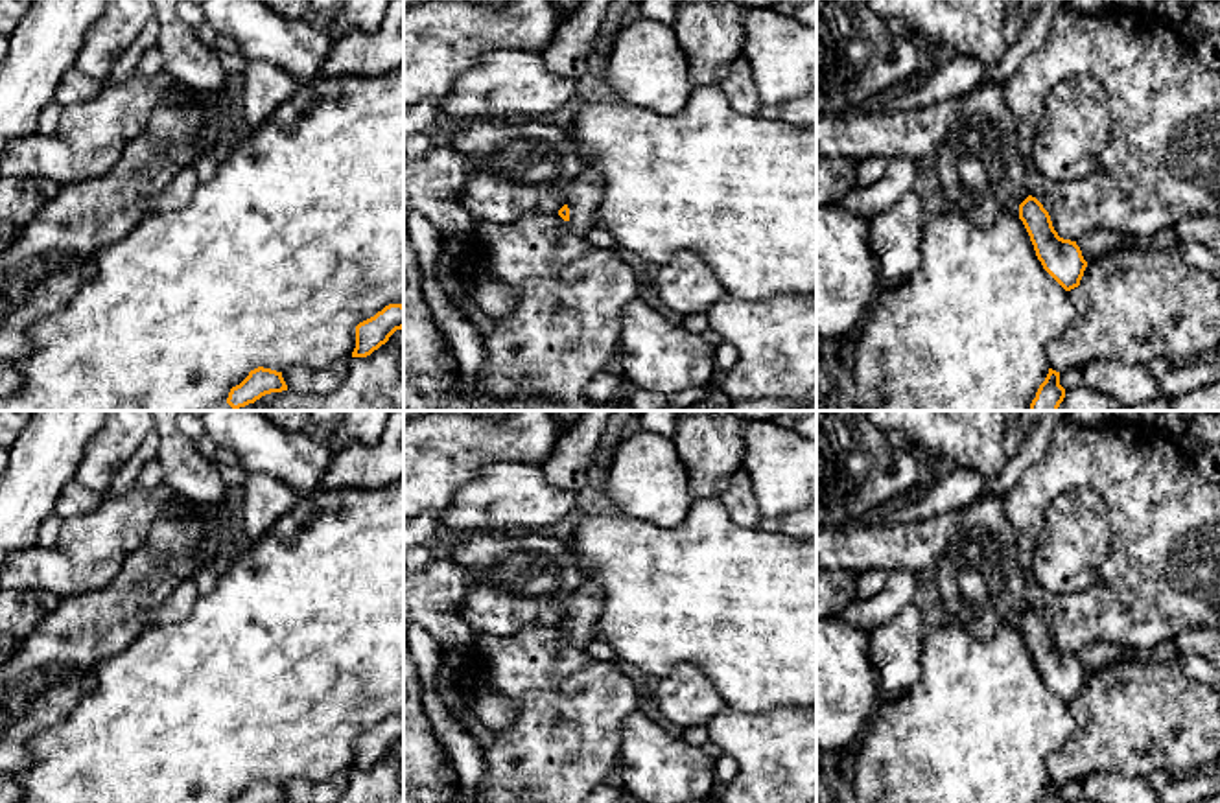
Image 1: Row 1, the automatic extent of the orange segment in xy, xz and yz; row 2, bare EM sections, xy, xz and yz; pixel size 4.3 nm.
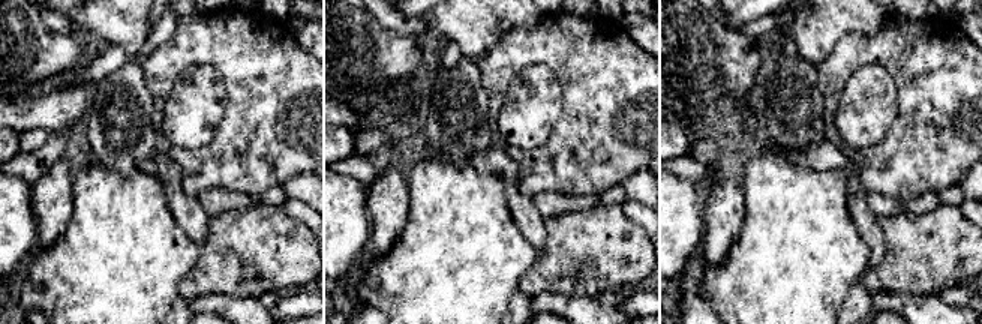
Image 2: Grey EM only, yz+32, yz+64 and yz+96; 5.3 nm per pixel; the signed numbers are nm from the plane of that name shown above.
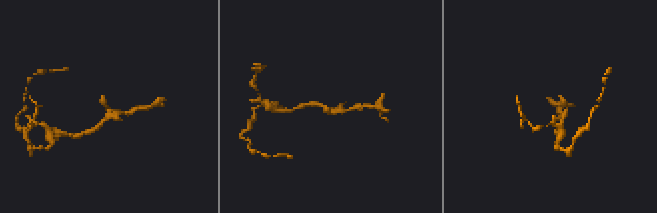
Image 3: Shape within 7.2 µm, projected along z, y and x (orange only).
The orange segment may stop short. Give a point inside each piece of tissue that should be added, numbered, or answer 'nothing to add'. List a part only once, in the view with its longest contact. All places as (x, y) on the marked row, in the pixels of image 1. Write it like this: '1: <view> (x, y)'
1: xz (585, 194)

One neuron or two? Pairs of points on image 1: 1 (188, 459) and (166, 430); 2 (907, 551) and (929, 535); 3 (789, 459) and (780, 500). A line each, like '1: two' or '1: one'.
1: one
2: one
3: one

